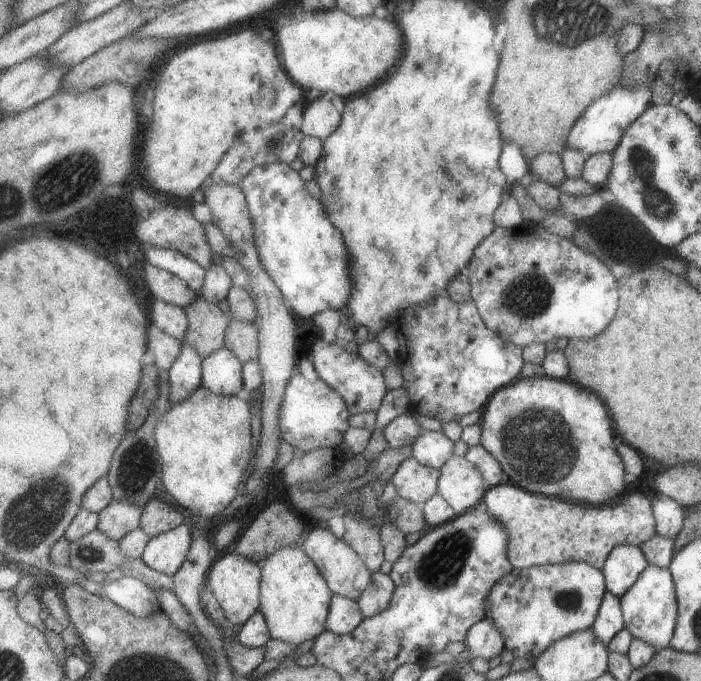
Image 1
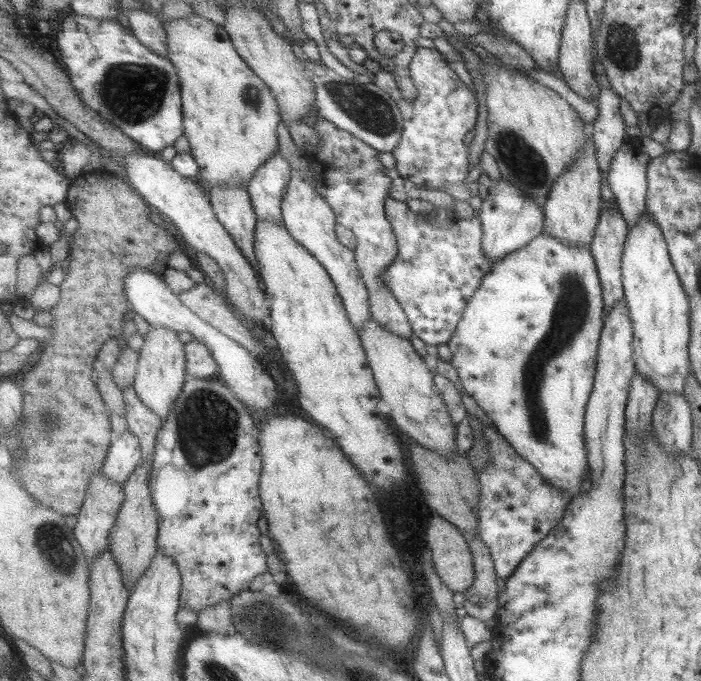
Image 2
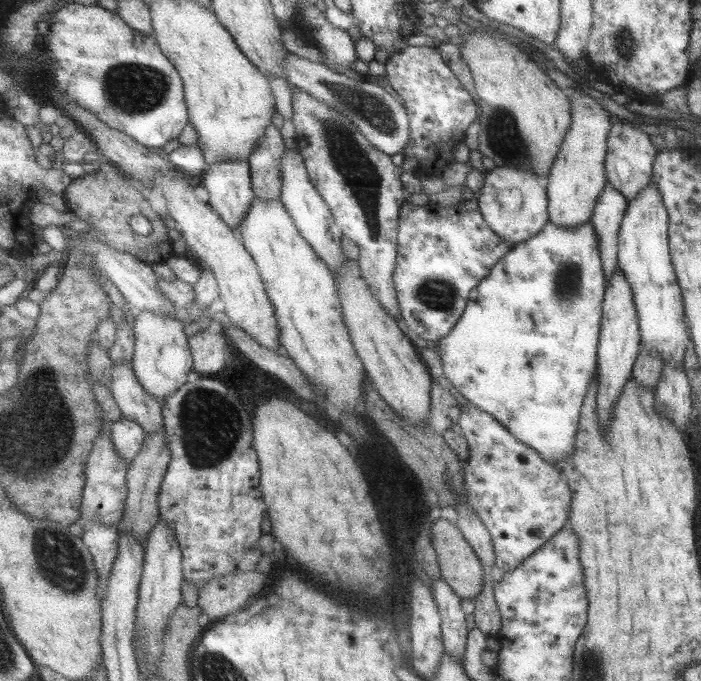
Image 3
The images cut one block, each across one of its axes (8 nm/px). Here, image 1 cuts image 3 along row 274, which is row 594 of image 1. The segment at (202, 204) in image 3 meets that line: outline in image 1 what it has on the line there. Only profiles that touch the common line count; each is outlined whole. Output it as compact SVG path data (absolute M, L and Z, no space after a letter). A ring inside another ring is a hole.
M232 549L215 561L208 573L208 584L217 595L227 618L234 624L244 625L262 605L262 566Z

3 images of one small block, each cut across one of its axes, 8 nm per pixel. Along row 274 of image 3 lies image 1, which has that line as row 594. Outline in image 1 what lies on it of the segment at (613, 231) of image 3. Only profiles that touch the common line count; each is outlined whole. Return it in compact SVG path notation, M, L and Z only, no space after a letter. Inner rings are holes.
M605 591L599 605L597 616L590 626L593 634L605 645L609 644L612 636L624 628L622 612L620 609L620 598Z

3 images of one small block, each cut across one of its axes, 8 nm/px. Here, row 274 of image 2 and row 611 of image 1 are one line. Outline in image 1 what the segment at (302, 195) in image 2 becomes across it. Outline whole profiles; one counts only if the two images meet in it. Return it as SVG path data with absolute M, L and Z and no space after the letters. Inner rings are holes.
M334 594L330 615L327 619L329 631L346 635L359 627L365 619L358 600Z

